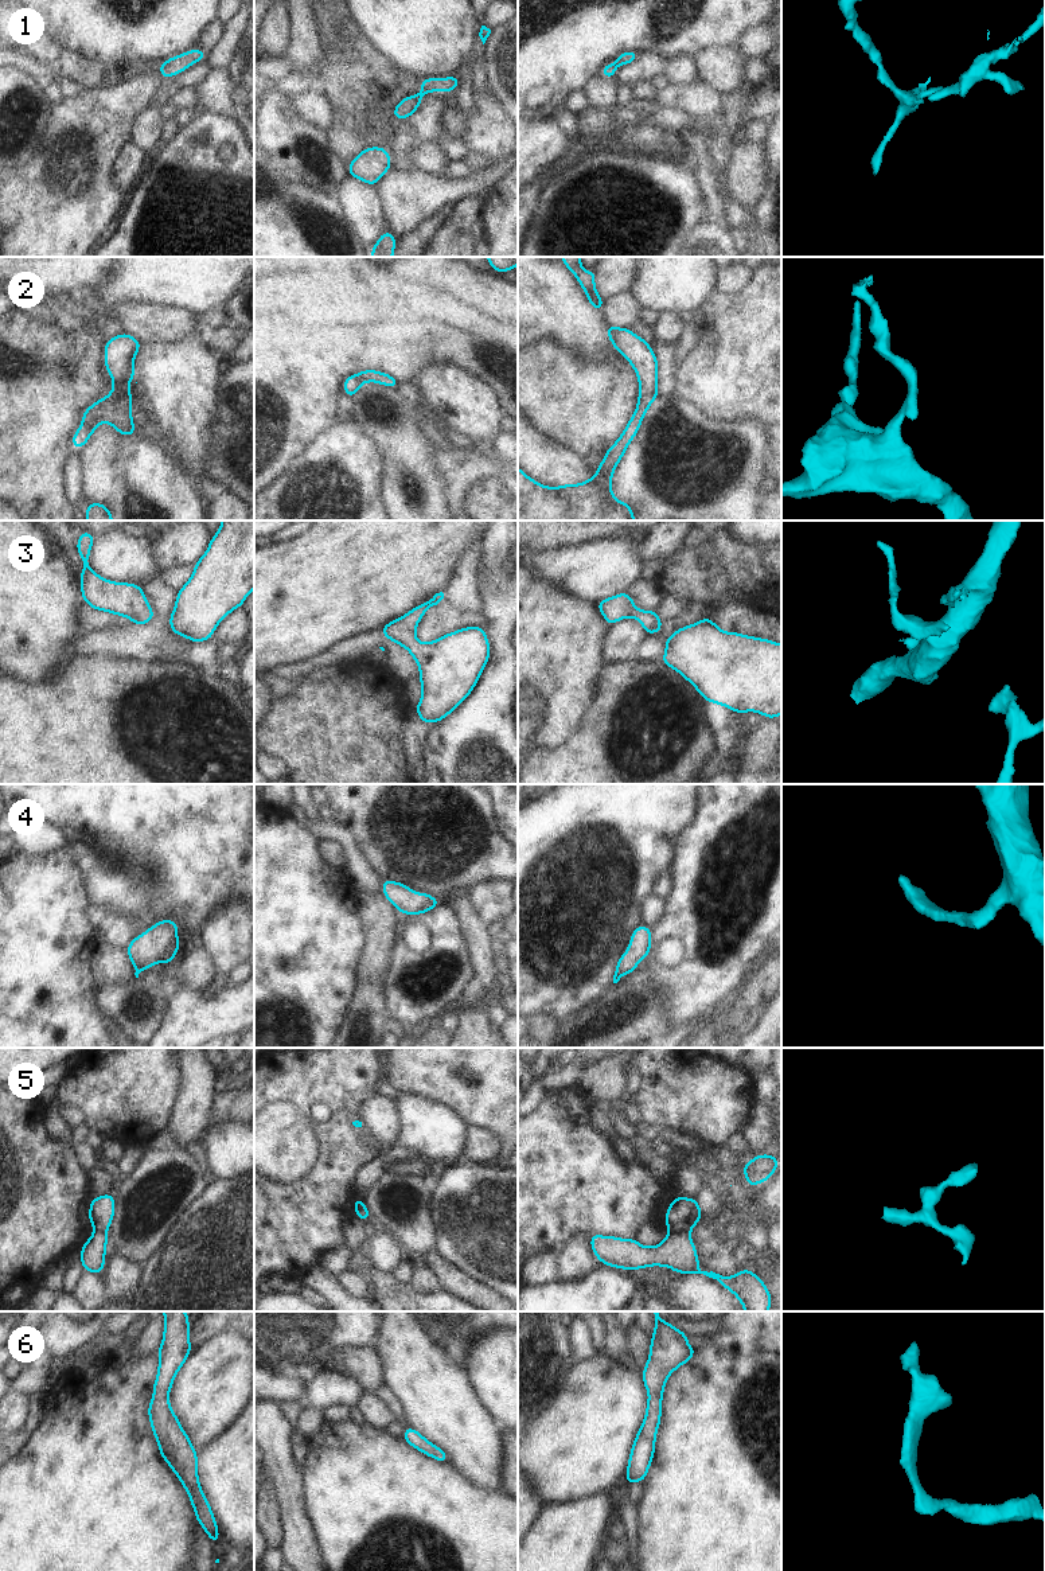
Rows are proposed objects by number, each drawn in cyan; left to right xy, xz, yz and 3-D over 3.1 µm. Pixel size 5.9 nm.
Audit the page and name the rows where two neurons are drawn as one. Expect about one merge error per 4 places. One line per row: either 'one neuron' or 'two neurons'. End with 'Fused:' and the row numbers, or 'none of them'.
1: two neurons
2: one neuron
3: one neuron
4: one neuron
5: two neurons
6: one neuron
Fused: 1, 5

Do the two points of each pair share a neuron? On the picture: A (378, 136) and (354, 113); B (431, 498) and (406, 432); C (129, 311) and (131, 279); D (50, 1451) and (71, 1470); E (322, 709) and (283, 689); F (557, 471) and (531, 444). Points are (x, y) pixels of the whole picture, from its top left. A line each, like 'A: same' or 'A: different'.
A: different
B: same
C: different
D: same
E: different
F: same

